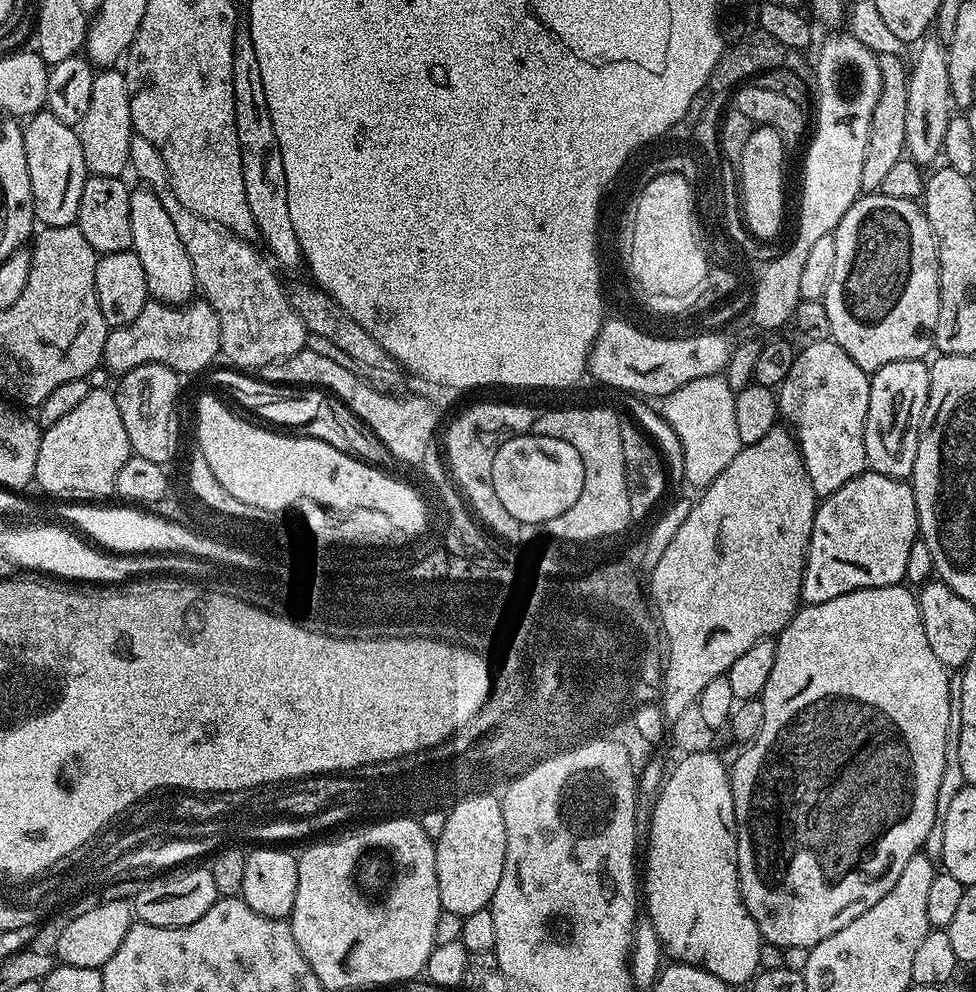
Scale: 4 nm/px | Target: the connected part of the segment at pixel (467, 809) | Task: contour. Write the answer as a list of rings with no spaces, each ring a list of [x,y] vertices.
[[[492,794],[468,795],[452,805],[446,826],[434,842],[438,898],[443,911],[466,917],[474,914],[474,910],[489,907],[494,890],[498,890],[498,882],[502,882],[502,866],[506,862],[506,822],[502,822],[500,801]]]

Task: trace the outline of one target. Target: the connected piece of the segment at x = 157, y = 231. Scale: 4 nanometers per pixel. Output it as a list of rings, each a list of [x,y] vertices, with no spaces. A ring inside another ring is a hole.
[[[136,186],[131,189],[130,230],[132,231],[131,251],[138,254],[142,270],[146,270],[146,286],[151,299],[177,306],[189,303],[197,291],[194,278],[194,266],[190,266],[190,254],[174,230],[174,221],[166,214],[166,206],[147,186]]]

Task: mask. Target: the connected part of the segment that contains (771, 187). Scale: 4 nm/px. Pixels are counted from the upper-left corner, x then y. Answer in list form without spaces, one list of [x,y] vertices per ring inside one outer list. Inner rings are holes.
[[[753,127],[750,142],[742,150],[738,179],[742,182],[742,217],[749,232],[758,234],[761,242],[771,241],[784,224],[784,155],[786,149],[773,128]]]

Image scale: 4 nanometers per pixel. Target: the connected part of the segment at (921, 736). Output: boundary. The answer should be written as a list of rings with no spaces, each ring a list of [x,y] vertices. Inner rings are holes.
[[[891,584],[891,585],[890,585],[890,586],[886,586],[886,587],[885,587],[885,588],[859,588],[859,589],[858,589],[858,590],[854,590],[854,591],[853,591],[853,592],[847,592],[847,593],[846,593],[846,594],[842,594],[842,595],[841,595],[841,596],[839,596],[839,597],[838,597],[838,598],[830,598],[830,602],[822,602],[822,603],[821,603],[821,604],[809,604],[809,605],[807,605],[807,606],[804,606],[804,607],[801,607],[801,608],[800,608],[800,609],[799,609],[799,611],[797,611],[797,613],[796,613],[796,615],[795,615],[795,616],[793,616],[793,618],[792,618],[792,621],[790,621],[790,623],[788,623],[788,625],[786,625],[786,627],[784,627],[784,630],[783,630],[783,632],[781,632],[781,633],[779,633],[779,636],[778,636],[778,639],[777,639],[777,640],[776,640],[776,657],[775,657],[775,658],[774,658],[774,670],[770,670],[770,678],[769,678],[769,679],[768,679],[768,681],[767,681],[767,682],[766,682],[766,686],[765,686],[765,687],[764,687],[764,690],[763,690],[763,693],[762,693],[762,699],[763,699],[763,701],[764,701],[764,713],[763,713],[763,714],[762,714],[762,726],[761,726],[761,727],[760,727],[760,729],[759,729],[759,730],[758,730],[758,734],[757,734],[757,735],[756,735],[756,736],[755,736],[755,738],[754,738],[754,739],[753,739],[753,740],[751,740],[751,741],[750,741],[750,743],[749,743],[749,744],[748,744],[748,745],[747,745],[747,747],[745,747],[745,748],[748,748],[748,749],[746,749],[746,750],[745,750],[745,752],[744,752],[744,753],[742,753],[742,754],[741,754],[741,756],[740,756],[740,757],[738,757],[738,758],[737,758],[737,760],[736,760],[736,761],[734,761],[734,762],[733,762],[733,764],[730,764],[730,779],[731,779],[731,781],[732,781],[732,797],[733,797],[733,798],[734,798],[734,822],[735,822],[735,823],[736,823],[736,865],[737,865],[737,866],[738,866],[738,882],[739,882],[739,883],[740,883],[740,897],[741,897],[741,898],[742,898],[742,899],[744,899],[744,905],[745,905],[745,906],[746,906],[746,910],[747,910],[747,911],[748,911],[748,912],[749,912],[749,914],[751,914],[751,915],[752,915],[752,917],[753,917],[753,918],[754,918],[754,922],[755,922],[755,923],[756,923],[756,925],[757,925],[757,926],[758,926],[758,930],[759,930],[759,931],[760,931],[760,935],[761,935],[761,937],[763,937],[763,939],[764,939],[764,940],[765,940],[765,941],[767,941],[767,943],[770,943],[770,944],[777,944],[777,945],[778,945],[778,947],[780,947],[780,948],[783,948],[783,949],[786,949],[786,948],[789,948],[789,947],[790,947],[790,946],[802,946],[802,947],[803,947],[803,948],[806,948],[806,949],[809,949],[809,948],[812,948],[812,947],[813,947],[813,946],[814,946],[814,945],[815,945],[815,944],[817,944],[817,943],[818,943],[818,942],[822,942],[822,938],[830,938],[830,934],[838,934],[838,930],[842,930],[842,926],[846,926],[846,925],[847,925],[847,924],[849,924],[849,922],[854,922],[854,918],[858,918],[858,914],[866,914],[866,910],[870,910],[870,906],[874,906],[874,902],[878,902],[878,898],[886,898],[886,894],[887,894],[887,893],[888,893],[888,891],[889,891],[889,890],[891,890],[891,888],[892,888],[892,887],[893,887],[893,886],[894,886],[894,882],[898,882],[898,874],[902,874],[902,870],[906,870],[906,862],[910,862],[910,858],[914,858],[914,857],[915,857],[915,856],[916,856],[916,855],[917,855],[917,854],[918,854],[918,853],[919,853],[919,852],[920,852],[920,851],[921,851],[921,849],[923,849],[923,848],[920,848],[920,847],[922,847],[922,846],[923,846],[923,844],[924,844],[924,843],[926,843],[926,842],[927,842],[927,840],[928,840],[928,835],[930,835],[930,834],[931,834],[931,832],[932,832],[932,835],[933,835],[933,832],[934,832],[934,829],[935,829],[935,828],[936,828],[936,827],[937,827],[937,824],[938,824],[938,809],[939,809],[939,808],[940,808],[940,807],[941,807],[941,804],[942,804],[942,796],[941,796],[941,800],[940,800],[940,787],[942,787],[942,786],[943,786],[943,784],[944,784],[944,771],[946,771],[946,770],[947,770],[947,768],[948,768],[948,760],[949,760],[949,764],[950,764],[950,736],[949,736],[949,740],[948,740],[948,731],[950,731],[950,730],[951,730],[951,728],[952,728],[952,731],[953,731],[953,728],[954,728],[954,688],[953,688],[953,685],[952,685],[952,688],[951,688],[951,686],[950,686],[950,685],[948,685],[948,676],[950,676],[950,672],[949,672],[949,669],[947,669],[947,668],[945,668],[945,667],[944,667],[944,664],[943,664],[943,663],[942,663],[942,662],[938,662],[938,658],[937,658],[937,656],[935,656],[935,654],[934,654],[934,650],[930,650],[930,642],[926,642],[926,630],[922,630],[922,618],[921,618],[921,617],[920,617],[920,602],[919,602],[919,599],[917,599],[917,597],[916,597],[916,596],[915,596],[915,595],[914,595],[914,592],[913,592],[913,589],[912,589],[912,588],[911,588],[911,587],[908,587],[908,586],[901,586],[901,585],[900,585],[900,584]]]

